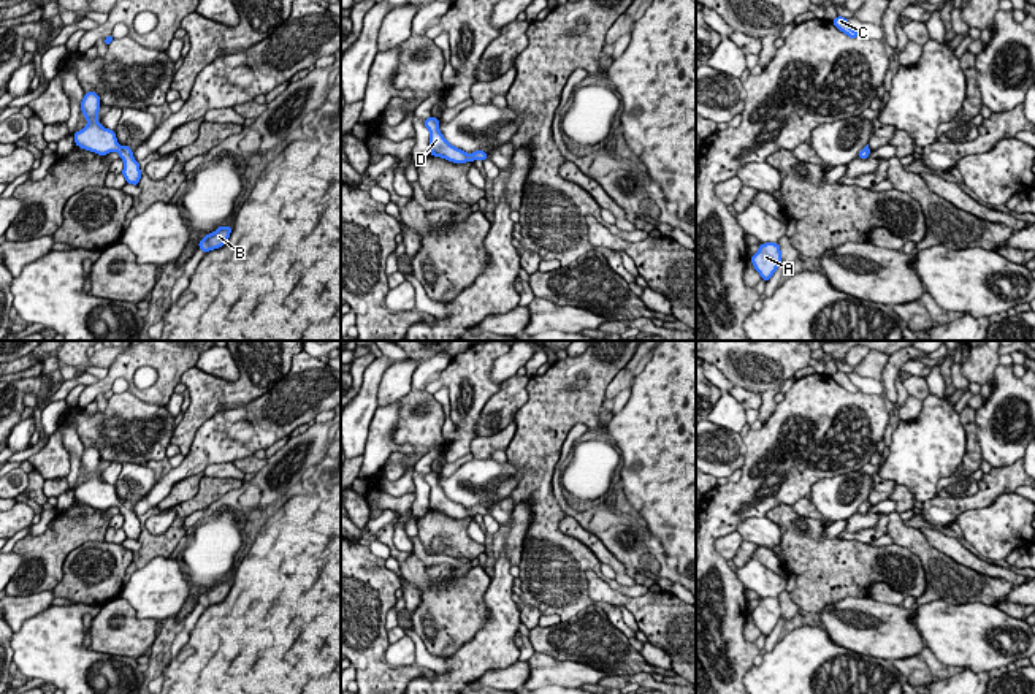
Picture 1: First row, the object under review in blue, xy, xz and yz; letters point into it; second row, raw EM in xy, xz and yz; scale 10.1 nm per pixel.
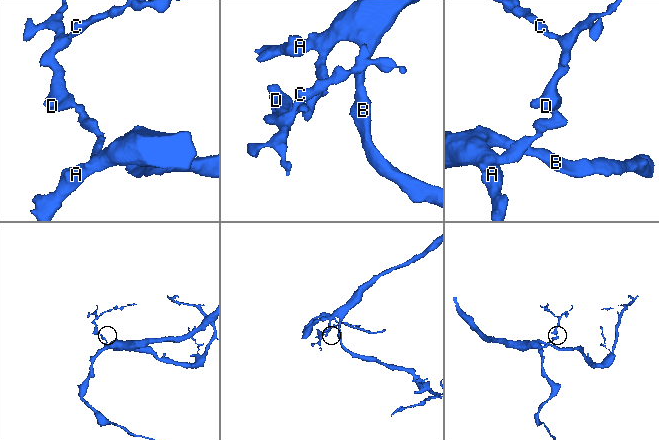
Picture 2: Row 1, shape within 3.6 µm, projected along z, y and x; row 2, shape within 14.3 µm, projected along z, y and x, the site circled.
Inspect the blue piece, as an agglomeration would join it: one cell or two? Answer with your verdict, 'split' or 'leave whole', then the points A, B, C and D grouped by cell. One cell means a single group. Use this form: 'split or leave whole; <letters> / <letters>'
leave whole; A B C D

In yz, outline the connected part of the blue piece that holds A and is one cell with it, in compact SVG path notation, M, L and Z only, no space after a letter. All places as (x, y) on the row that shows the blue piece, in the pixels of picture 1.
M775 242L761 244L758 252L750 260L761 279L767 282L781 263L780 246Z

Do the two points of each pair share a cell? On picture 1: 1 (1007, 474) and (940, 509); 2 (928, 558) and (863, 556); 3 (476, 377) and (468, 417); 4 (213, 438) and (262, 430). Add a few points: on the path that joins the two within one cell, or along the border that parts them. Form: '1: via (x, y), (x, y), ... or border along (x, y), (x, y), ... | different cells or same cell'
1: via (991, 488), (978, 501), (956, 506) | same cell
2: border along (894, 542), (920, 560), (923, 594) | different cells
3: via (474, 387), (471, 408) | same cell
4: via (225, 438), (249, 430) | same cell

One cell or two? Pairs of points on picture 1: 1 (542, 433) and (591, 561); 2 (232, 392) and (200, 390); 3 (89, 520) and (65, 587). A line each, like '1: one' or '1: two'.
1: one
2: one
3: two

